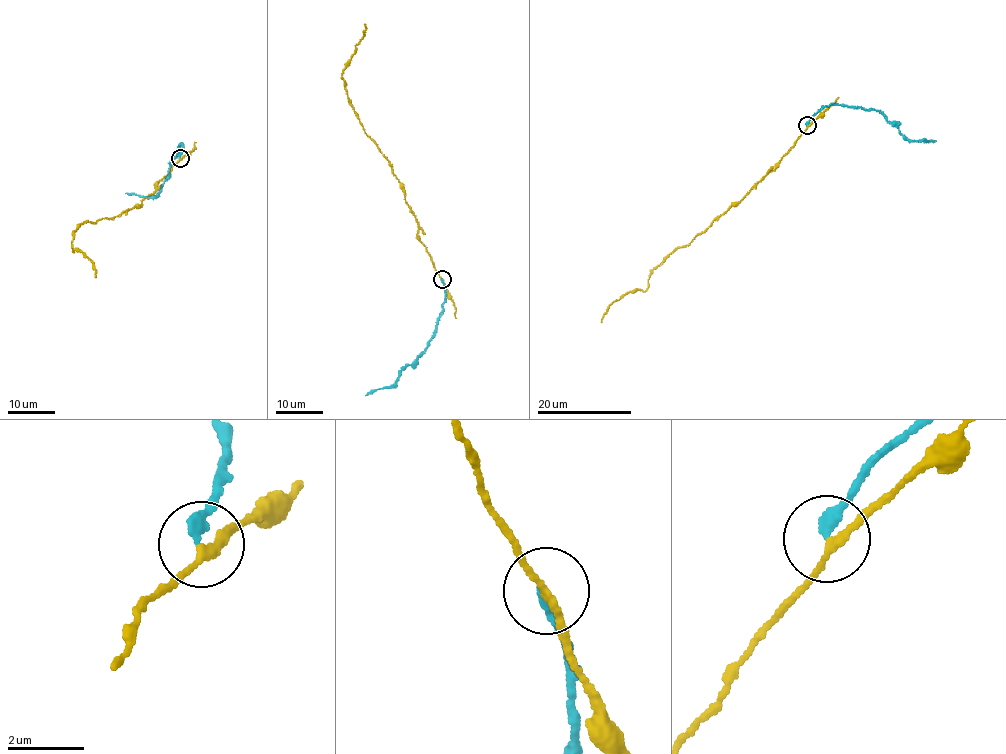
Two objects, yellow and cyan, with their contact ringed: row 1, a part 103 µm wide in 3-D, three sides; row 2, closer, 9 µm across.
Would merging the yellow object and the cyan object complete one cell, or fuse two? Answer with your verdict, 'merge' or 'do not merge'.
do not merge

